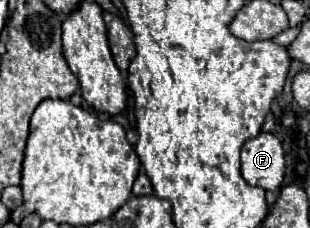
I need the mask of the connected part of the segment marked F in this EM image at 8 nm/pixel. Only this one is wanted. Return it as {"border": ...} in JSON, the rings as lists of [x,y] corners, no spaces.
{"border":[[[259,134],[243,144],[241,174],[247,184],[277,192],[285,178],[285,152],[273,134]]]}

